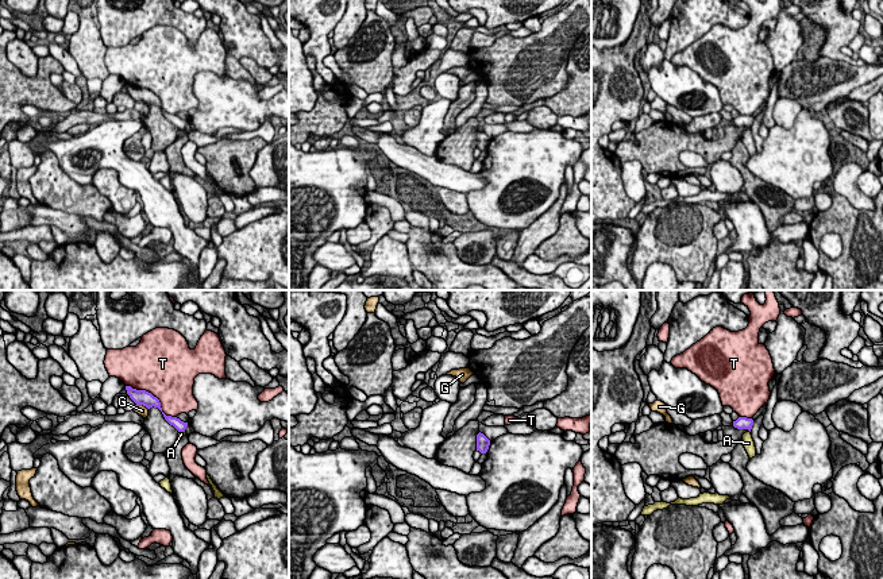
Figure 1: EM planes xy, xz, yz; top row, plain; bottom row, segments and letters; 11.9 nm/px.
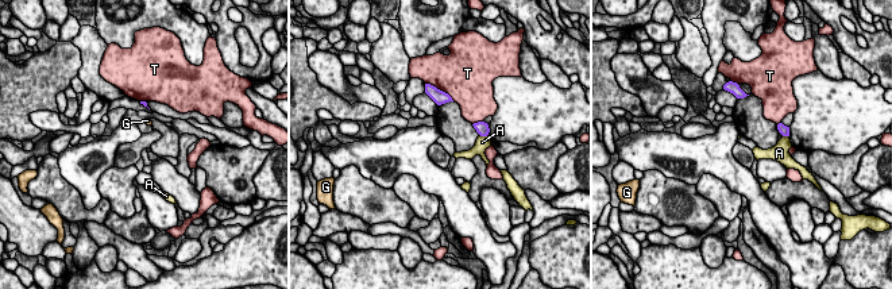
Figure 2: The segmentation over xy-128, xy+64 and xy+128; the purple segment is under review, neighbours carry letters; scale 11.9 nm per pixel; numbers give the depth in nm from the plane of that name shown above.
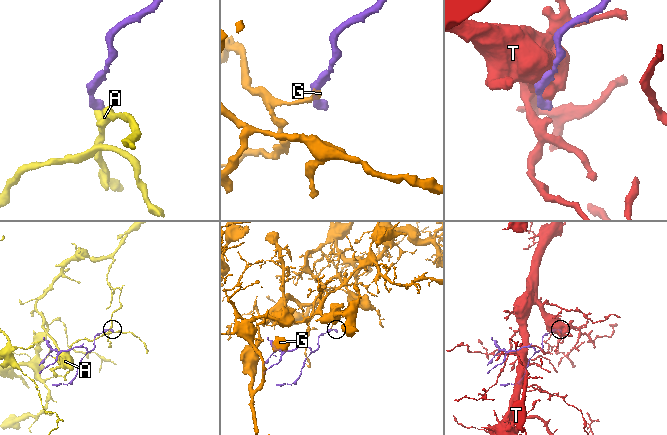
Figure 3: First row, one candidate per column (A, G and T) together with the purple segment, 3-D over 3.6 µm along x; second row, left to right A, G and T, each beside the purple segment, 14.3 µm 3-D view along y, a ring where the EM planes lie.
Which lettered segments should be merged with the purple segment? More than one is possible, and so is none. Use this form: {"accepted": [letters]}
{"accepted": []}

